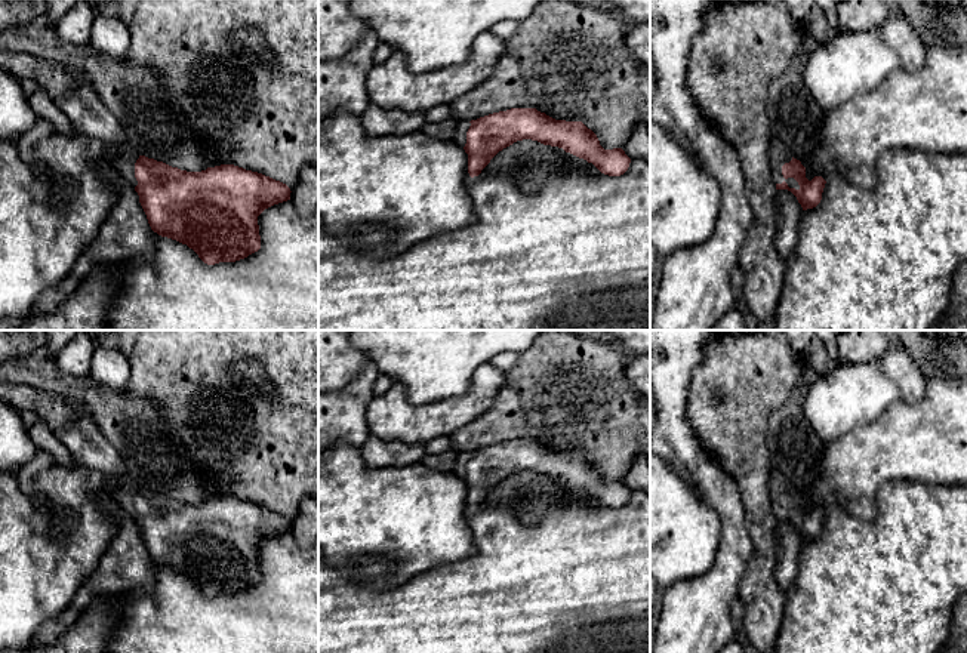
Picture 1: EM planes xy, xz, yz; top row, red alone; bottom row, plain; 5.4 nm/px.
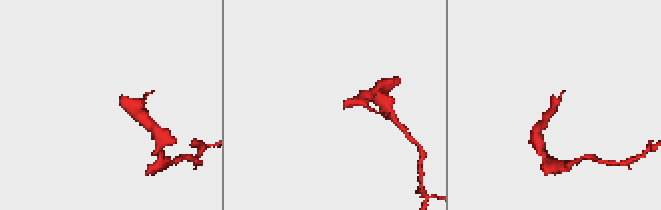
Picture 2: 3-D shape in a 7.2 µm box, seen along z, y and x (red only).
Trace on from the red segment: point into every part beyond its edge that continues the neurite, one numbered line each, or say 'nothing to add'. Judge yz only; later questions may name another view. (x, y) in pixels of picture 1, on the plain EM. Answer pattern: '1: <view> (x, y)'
1: yz (778, 487)

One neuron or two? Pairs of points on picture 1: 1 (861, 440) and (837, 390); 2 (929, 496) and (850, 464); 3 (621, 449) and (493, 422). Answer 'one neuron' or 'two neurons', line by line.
1: two neurons
2: two neurons
3: one neuron

